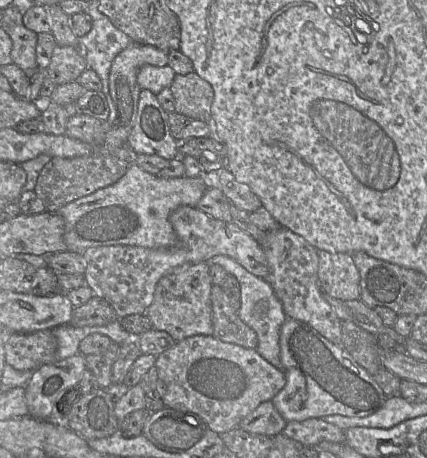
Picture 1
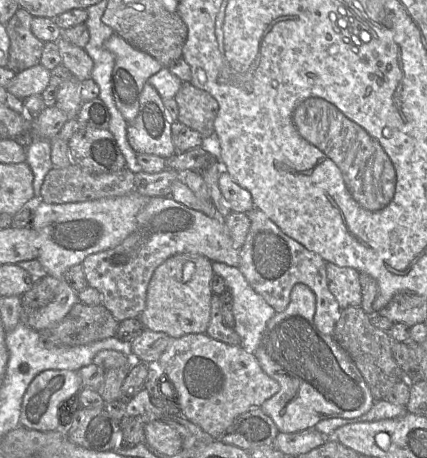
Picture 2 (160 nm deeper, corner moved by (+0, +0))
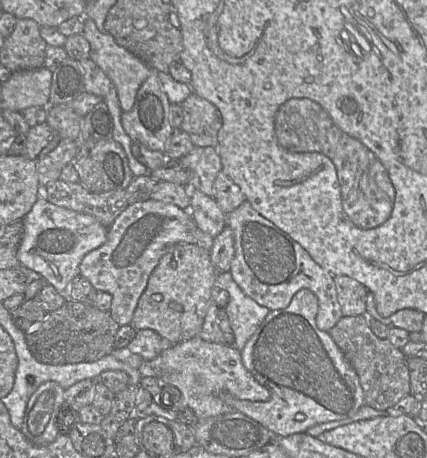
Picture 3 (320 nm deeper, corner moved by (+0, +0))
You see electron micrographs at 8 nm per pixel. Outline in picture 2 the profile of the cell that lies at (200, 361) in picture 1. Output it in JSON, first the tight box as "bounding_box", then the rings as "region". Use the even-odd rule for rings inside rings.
{"bounding_box":[157,333,280,439],"region":[[[206,333],[187,334],[174,339],[157,362],[178,391],[184,417],[201,427],[214,439],[218,439],[236,417],[250,408],[260,407],[280,389],[279,383],[265,373],[254,354],[245,351],[241,345],[226,344]]]}

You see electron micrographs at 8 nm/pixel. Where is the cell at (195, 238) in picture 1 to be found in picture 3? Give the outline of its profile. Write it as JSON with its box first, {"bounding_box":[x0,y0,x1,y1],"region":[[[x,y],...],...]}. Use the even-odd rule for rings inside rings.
{"bounding_box":[79,199,215,326],"region":[[[149,199],[129,205],[108,229],[105,243],[88,253],[80,263],[79,275],[87,279],[98,292],[107,292],[112,296],[110,314],[120,326],[130,325],[138,301],[145,291],[149,278],[160,259],[176,244],[196,244],[210,251],[215,237],[200,230],[189,210],[180,209],[174,204]]]}

